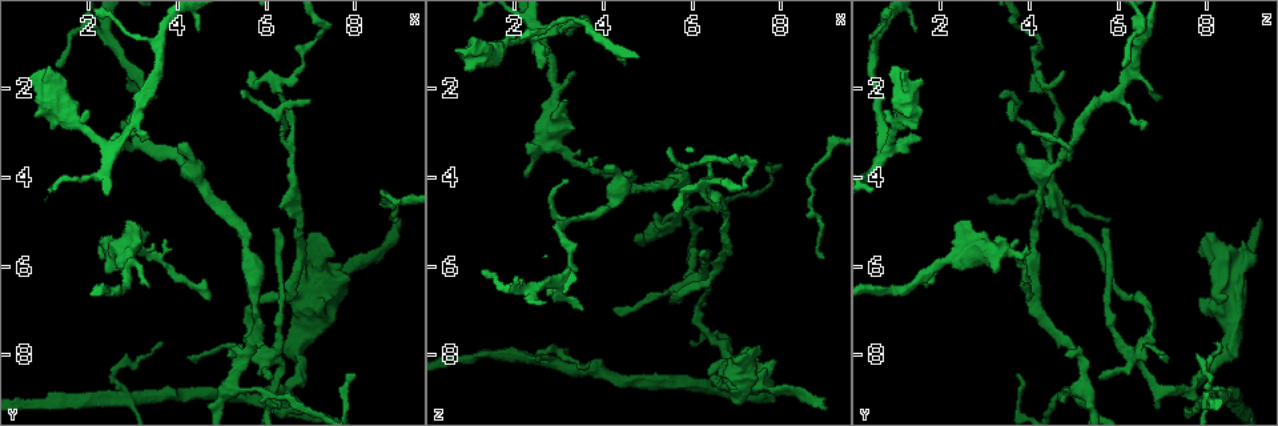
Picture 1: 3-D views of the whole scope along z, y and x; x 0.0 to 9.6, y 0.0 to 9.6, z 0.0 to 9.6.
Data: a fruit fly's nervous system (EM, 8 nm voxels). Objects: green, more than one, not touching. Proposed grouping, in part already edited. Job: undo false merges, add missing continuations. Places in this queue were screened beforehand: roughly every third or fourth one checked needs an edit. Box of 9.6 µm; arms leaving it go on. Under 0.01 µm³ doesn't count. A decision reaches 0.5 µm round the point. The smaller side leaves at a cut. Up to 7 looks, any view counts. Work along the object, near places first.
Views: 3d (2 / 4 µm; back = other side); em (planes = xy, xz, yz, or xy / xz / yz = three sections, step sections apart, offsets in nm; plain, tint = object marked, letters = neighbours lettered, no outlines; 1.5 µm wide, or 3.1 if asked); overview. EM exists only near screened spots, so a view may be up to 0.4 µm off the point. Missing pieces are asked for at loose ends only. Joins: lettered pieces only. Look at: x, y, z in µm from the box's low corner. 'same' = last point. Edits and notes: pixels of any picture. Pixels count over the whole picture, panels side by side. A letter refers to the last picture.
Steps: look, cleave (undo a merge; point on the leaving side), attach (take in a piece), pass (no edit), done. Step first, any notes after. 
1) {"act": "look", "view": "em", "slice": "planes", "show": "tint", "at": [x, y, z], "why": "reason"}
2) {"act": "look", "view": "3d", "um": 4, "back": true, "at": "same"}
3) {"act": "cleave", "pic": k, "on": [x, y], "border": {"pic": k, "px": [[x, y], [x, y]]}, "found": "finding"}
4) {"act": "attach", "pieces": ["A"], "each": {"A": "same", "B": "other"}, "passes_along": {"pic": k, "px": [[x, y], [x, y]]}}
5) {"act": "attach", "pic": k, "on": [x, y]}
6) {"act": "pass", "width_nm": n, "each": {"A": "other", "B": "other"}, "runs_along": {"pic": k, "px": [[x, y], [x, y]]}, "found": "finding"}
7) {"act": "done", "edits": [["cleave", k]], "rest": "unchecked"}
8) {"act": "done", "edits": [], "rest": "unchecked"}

{"act": "look", "view": "em", "slice": "planes", "show": "letters", "at": [6.25, 4.65, 4.45], "why": "thin end"}

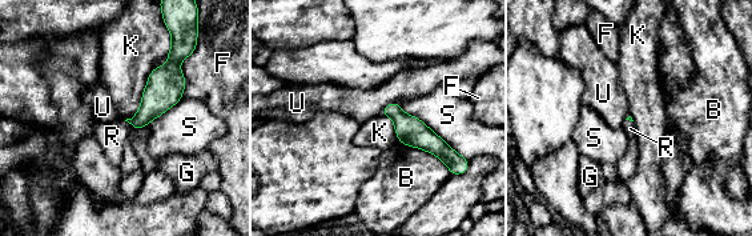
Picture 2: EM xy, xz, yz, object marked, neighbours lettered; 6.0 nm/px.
{"act": "attach", "pieces": ["R"], "each": {"B": "other", "F": "other", "G": "other", "K": "other", "R": "same", "S": "other", "U": "other"}, "found": "it goes on there"}

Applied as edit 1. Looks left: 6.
{"act": "look", "view": "3d", "um": 2, "back": true, "at": [6.35, 6.50, 5.75], "why": "two arms at a narrow angle"}

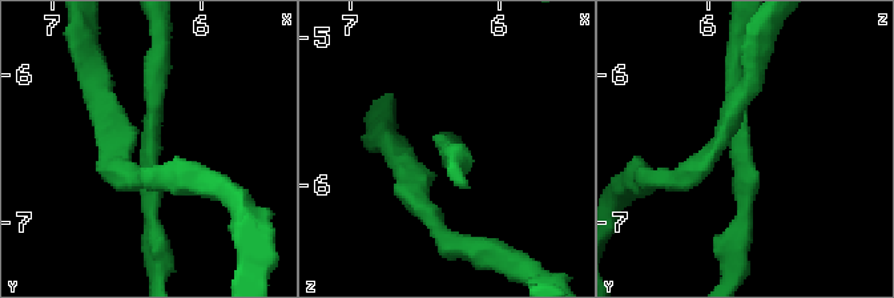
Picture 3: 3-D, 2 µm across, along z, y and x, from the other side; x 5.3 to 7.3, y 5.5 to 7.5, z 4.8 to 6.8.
{"act": "look", "view": "em", "slice": "xy", "step": 8, "show": "tint", "at": [6.36, 6.46, 5.76], "arms": 3, "why": "need the tissue"}

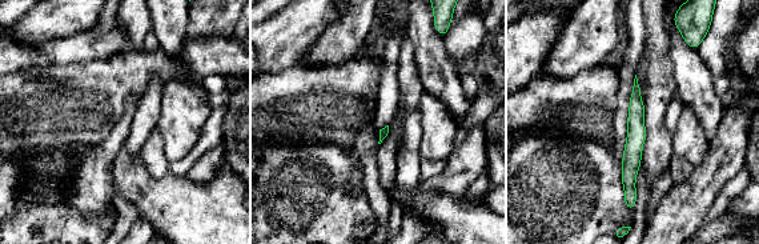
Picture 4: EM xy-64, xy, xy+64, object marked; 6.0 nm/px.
{"act": "look", "view": "em", "slice": "xy", "step": 8, "show": "letters", "at": "same", "why": "see the neighbours"}

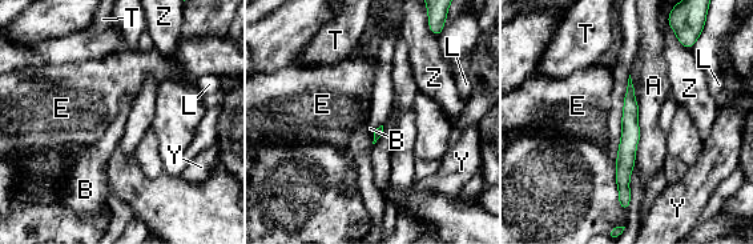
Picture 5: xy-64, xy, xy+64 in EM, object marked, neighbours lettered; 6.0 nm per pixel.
{"act": "pass", "each": {"A": "other", "B": "other", "E": "other", "L": "other", "T": "other", "Y": "other", "Z": "other"}, "border": {"pic": 5, "px": [[637, 102], [639, 142], [635, 158]]}, "found": "one cell here"}

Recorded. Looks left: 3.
{"act": "look", "view": "em", "slice": "planes", "show": "plain", "at": [6.00, 8.60, 5.60], "why": "thin end"}

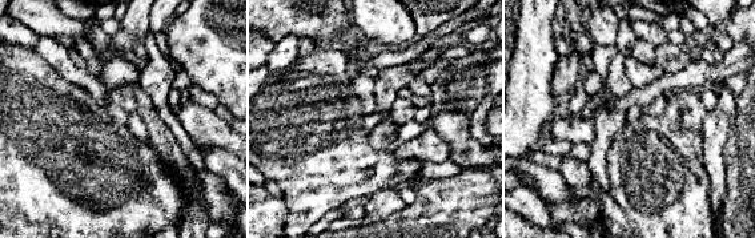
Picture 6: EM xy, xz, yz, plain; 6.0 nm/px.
{"act": "look", "view": "em", "slice": "planes", "show": "letters", "at": "same"}

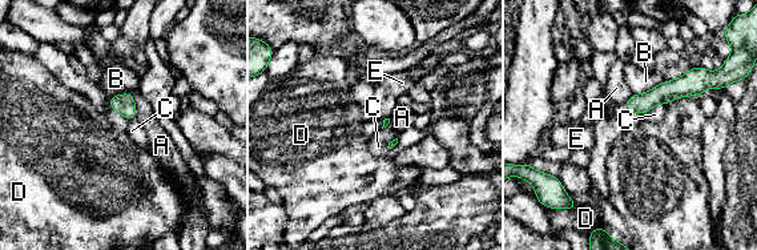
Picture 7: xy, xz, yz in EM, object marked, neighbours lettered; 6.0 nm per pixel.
{"act": "attach", "pieces": ["E"], "each": {"A": "other", "B": "other", "C": "other", "D": "other", "E": "same"}, "passes_along": {"pic": 7, "px": [[664, 93], [627, 109], [621, 111]]}, "found": "the cell continues"}

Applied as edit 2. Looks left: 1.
{"act": "done", "edits": [["attach", 2], ["attach", 7]], "rest": "unchecked"}

